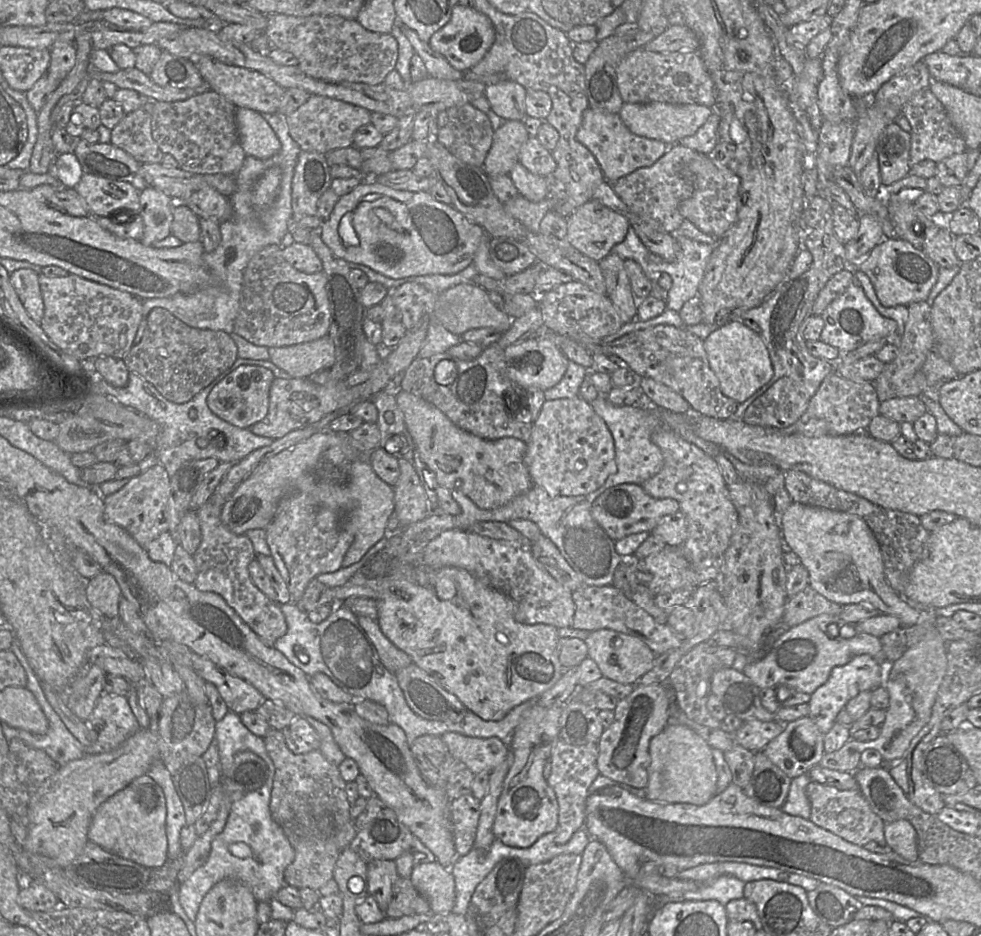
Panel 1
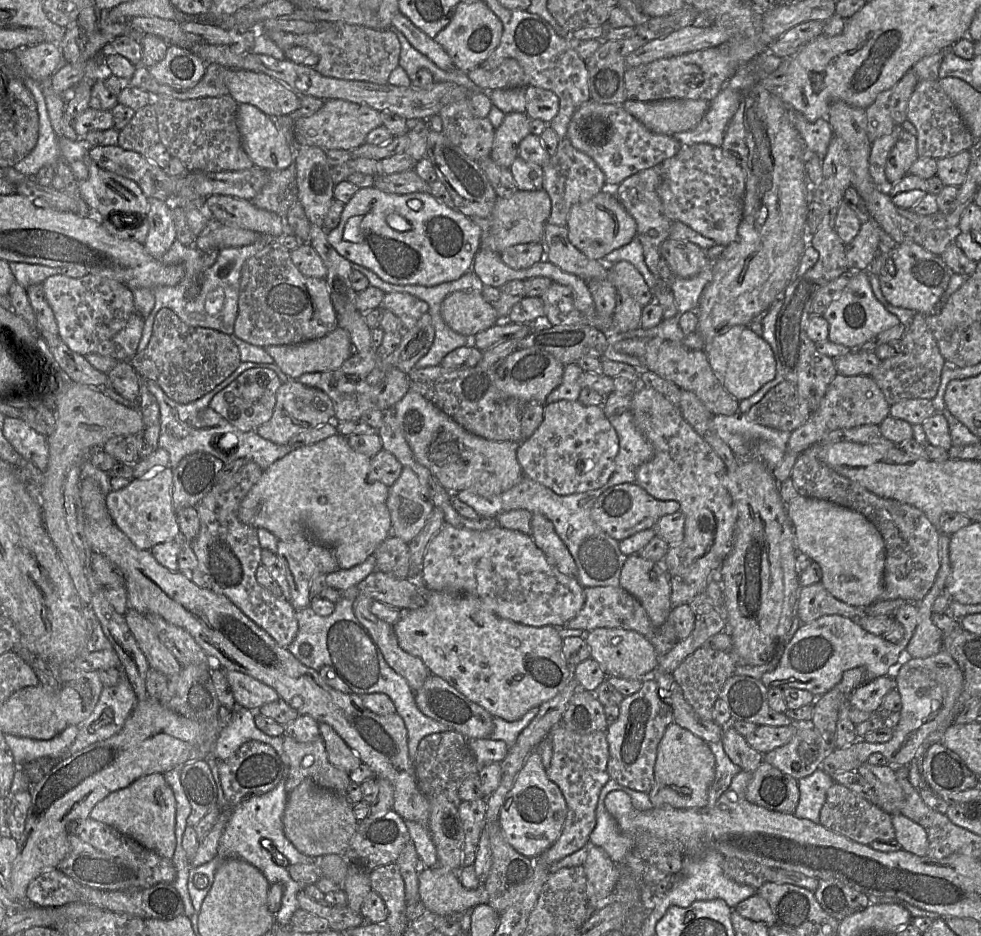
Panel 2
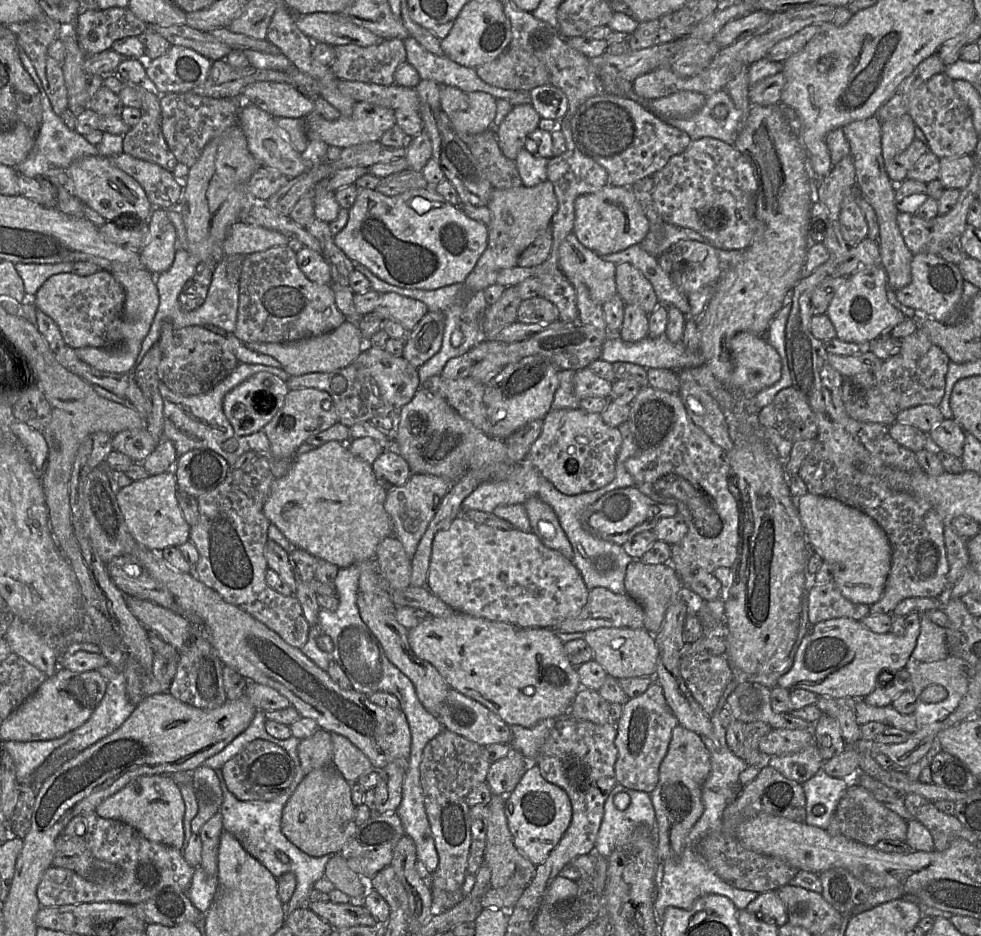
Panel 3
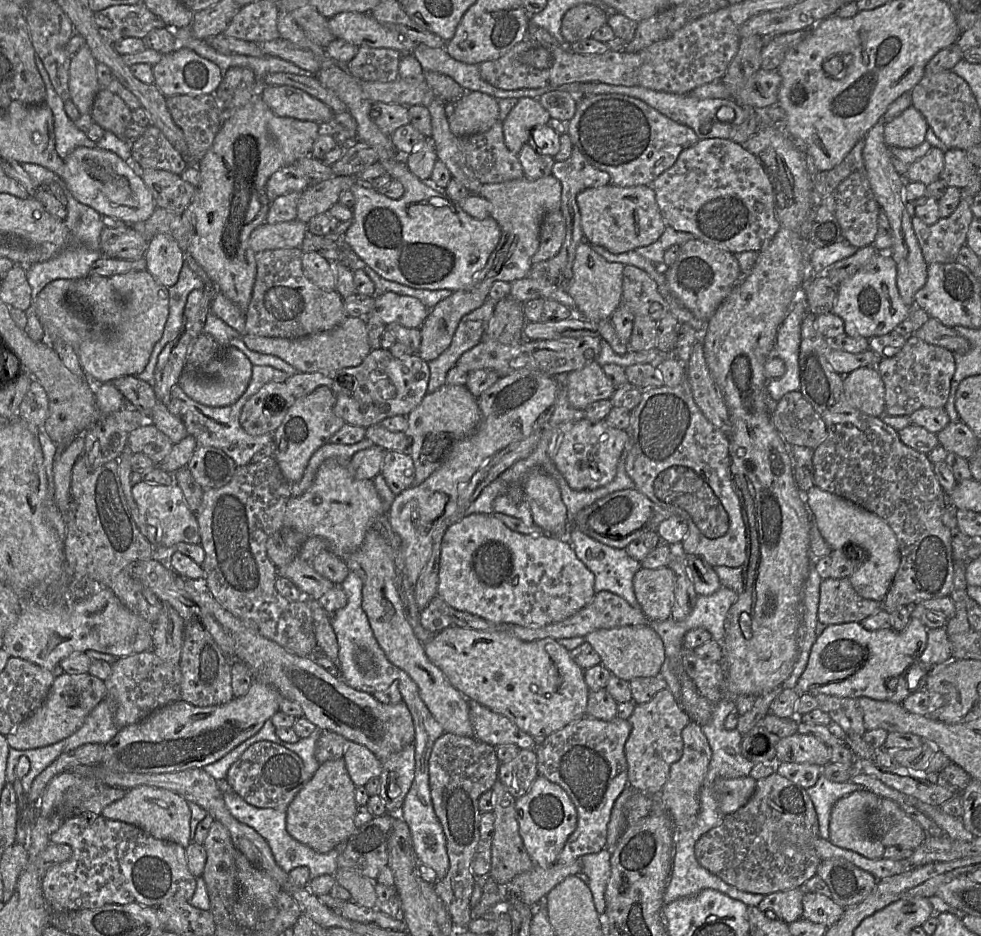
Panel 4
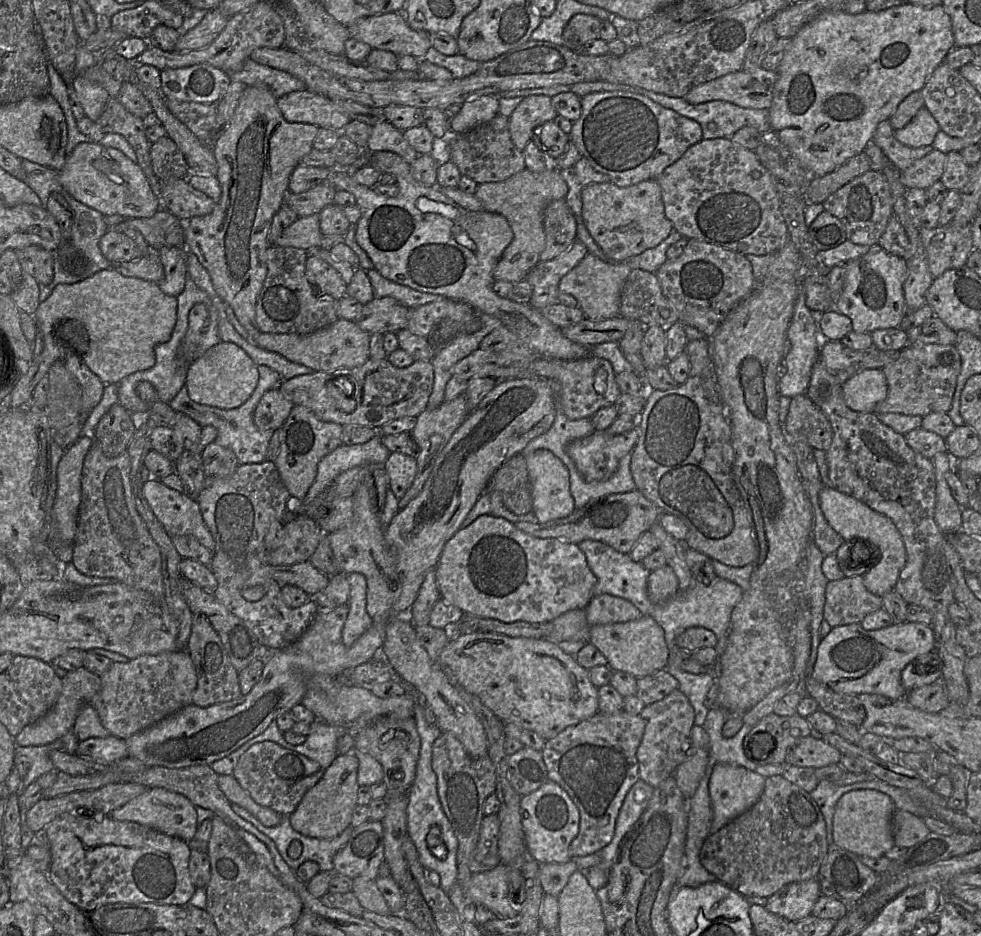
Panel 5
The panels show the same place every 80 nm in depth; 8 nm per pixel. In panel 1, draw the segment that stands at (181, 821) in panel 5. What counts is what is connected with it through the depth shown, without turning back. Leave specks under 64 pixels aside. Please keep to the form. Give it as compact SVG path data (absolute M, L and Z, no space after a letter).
M144 774L97 808L89 825L88 839L120 857L150 869L158 868L167 861L166 816L166 799L162 788Z

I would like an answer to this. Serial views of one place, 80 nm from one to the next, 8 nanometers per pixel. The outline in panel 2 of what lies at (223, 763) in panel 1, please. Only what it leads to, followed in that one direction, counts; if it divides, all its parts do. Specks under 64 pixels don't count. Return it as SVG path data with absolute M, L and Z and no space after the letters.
M233 708L215 742L212 756L218 761L229 759L242 744L259 741L272 746L277 754L283 755L283 737L272 737L259 730L255 724L256 711Z

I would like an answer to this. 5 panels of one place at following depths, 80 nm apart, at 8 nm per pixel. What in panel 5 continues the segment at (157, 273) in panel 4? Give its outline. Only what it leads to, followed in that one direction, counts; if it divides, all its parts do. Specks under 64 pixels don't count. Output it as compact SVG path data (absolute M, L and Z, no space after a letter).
M173 246L163 247L156 253L164 268L164 276L158 285L166 295L177 297L184 290L188 275L188 251Z

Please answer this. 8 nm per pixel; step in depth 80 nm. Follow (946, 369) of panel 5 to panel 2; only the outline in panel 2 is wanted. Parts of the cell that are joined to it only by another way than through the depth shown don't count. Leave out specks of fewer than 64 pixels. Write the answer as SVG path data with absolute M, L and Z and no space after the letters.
M915 313L901 338L901 350L894 357L881 361L871 377L882 391L887 403L893 405L908 399L932 400L938 392L945 359L928 327L926 315Z

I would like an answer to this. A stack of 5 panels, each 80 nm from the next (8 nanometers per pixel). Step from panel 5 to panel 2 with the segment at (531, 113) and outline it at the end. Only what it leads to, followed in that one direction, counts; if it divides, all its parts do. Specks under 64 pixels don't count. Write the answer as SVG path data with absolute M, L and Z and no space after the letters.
M526 112L506 114L501 125L495 130L495 139L490 158L499 166L509 168L519 152L519 145L530 132L531 118Z

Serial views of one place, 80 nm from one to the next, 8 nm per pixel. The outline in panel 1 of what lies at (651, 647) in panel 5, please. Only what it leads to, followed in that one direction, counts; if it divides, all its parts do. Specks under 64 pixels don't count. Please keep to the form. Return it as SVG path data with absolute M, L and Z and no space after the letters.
M612 629L591 631L584 642L587 656L597 664L601 674L623 684L635 684L651 669L656 658L656 654L641 639Z

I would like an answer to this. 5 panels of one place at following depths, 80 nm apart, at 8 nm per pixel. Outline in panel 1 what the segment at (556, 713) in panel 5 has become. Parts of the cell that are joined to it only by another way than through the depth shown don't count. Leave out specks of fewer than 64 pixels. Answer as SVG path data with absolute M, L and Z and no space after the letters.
M378 553L357 572L361 572L362 575L369 578L364 585L378 592L378 599L376 599L378 608L377 622L383 634L397 648L407 653L415 665L424 670L444 689L455 695L468 710L478 717L485 720L501 720L514 707L549 690L562 676L564 668L558 658L558 641L560 639L558 628L543 623L529 625L517 622L514 617L515 607L513 601L503 592L492 588L469 571L457 567L433 569L413 560L389 558L386 553Z

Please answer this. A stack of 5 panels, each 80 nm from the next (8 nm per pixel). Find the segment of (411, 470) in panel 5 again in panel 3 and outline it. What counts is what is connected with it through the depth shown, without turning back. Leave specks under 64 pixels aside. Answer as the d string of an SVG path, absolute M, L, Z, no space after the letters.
M386 448L371 465L376 479L388 492L406 484L413 472L408 462L394 448Z

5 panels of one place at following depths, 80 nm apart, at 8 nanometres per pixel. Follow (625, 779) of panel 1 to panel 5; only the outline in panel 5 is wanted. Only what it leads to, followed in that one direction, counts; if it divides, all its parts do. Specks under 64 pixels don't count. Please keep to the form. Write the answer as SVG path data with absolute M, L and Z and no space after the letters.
M677 689L662 700L646 705L639 716L645 721L643 738L636 753L639 778L656 788L687 758L695 713L688 698Z

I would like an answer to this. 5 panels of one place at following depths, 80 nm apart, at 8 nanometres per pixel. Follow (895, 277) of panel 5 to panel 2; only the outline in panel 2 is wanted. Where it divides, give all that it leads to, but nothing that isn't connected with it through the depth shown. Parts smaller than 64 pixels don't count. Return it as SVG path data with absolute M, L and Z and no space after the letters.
M867 270L854 272L846 287L825 310L823 317L827 320L829 326L827 340L857 350L878 334L900 324L898 317L888 312L876 299L869 276Z

